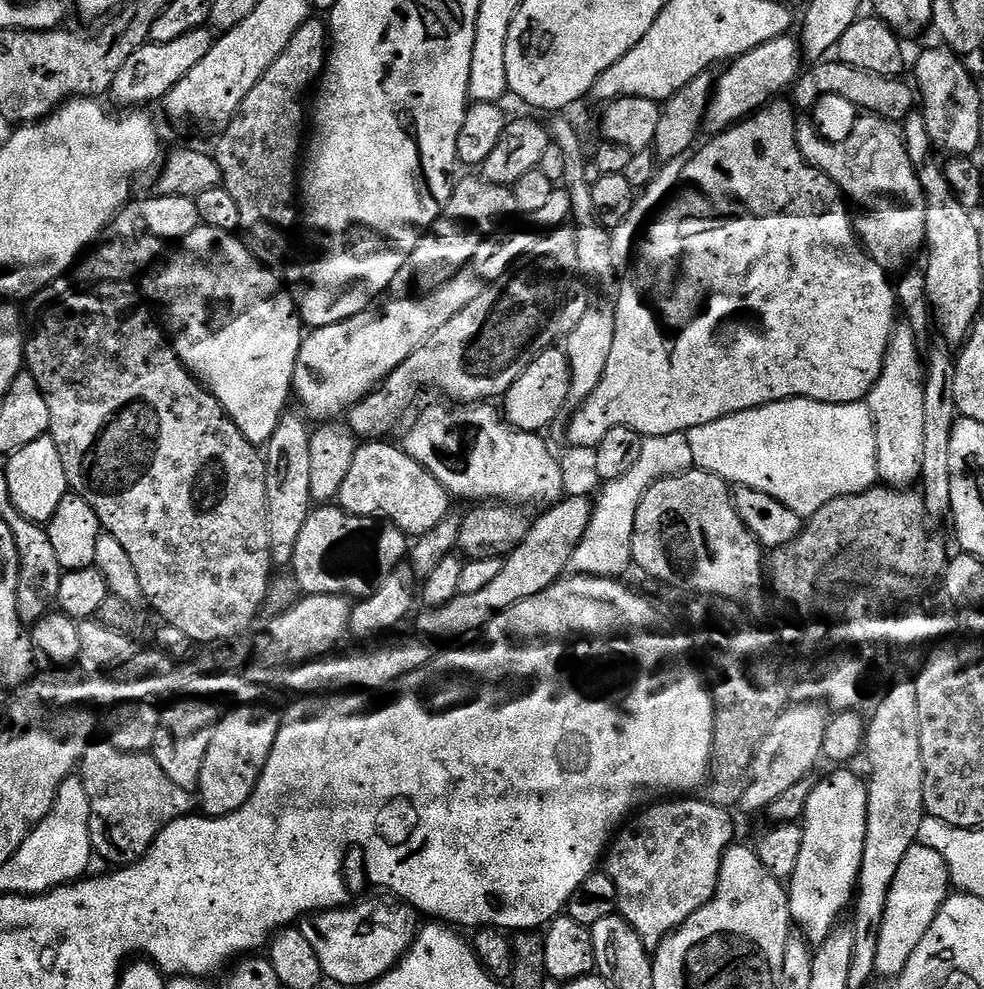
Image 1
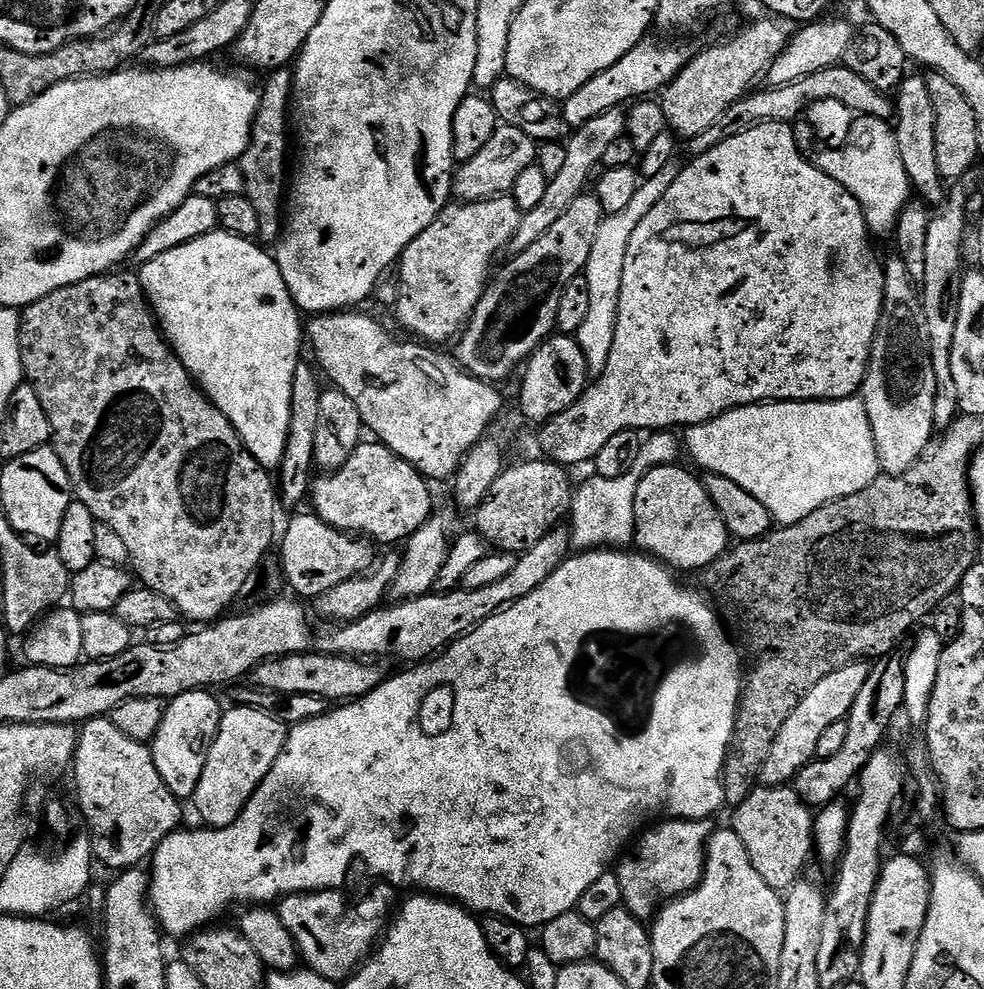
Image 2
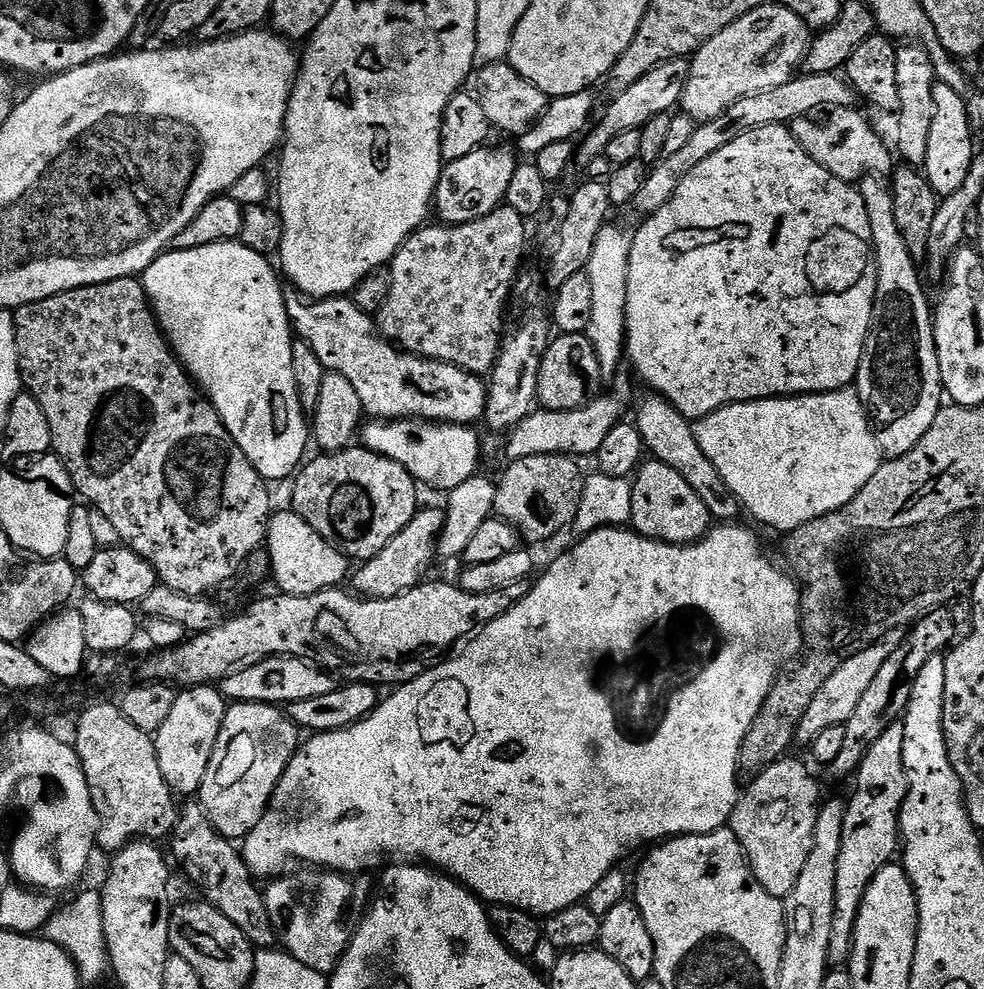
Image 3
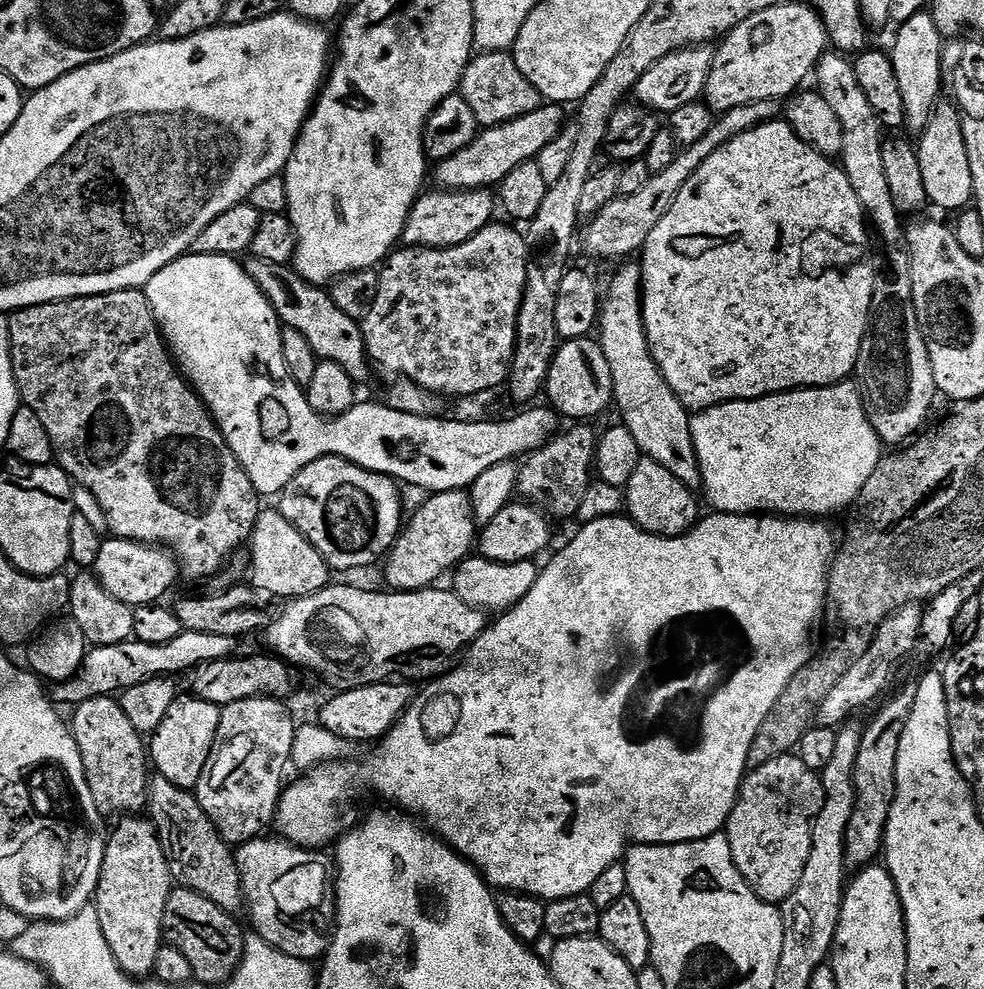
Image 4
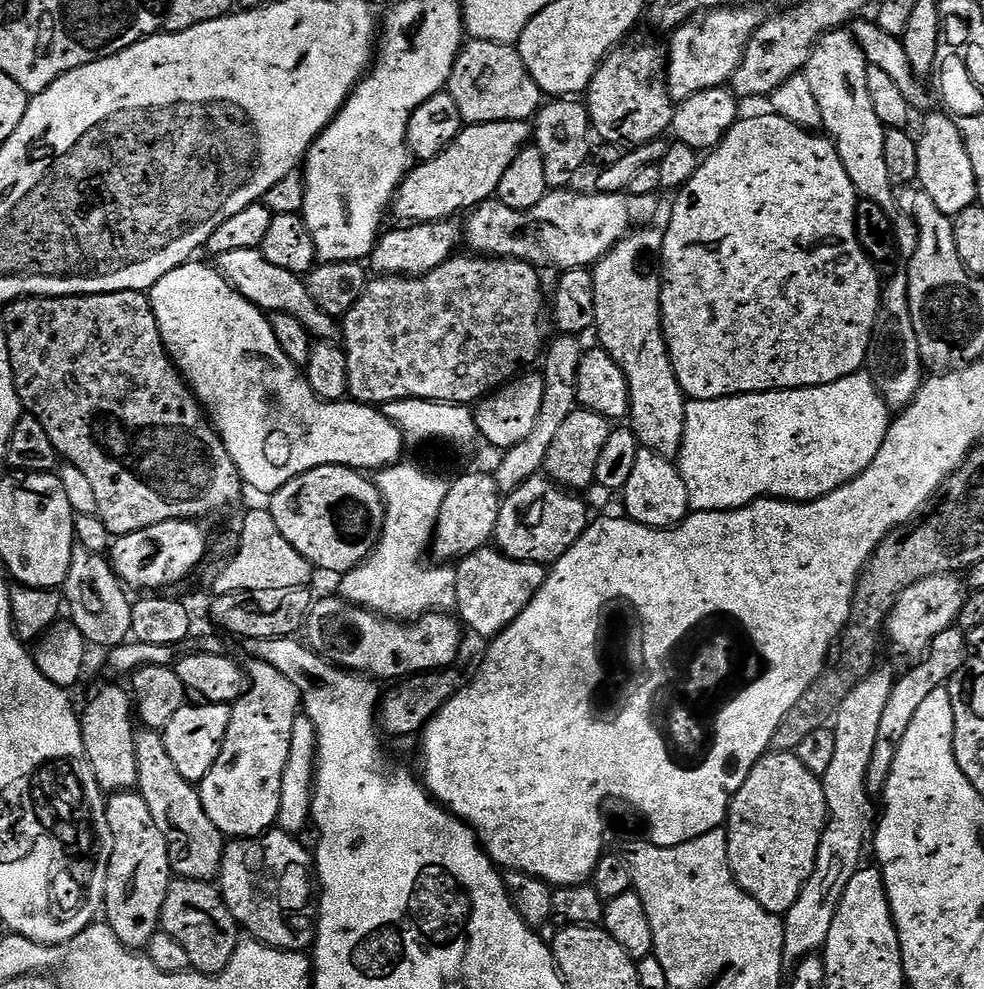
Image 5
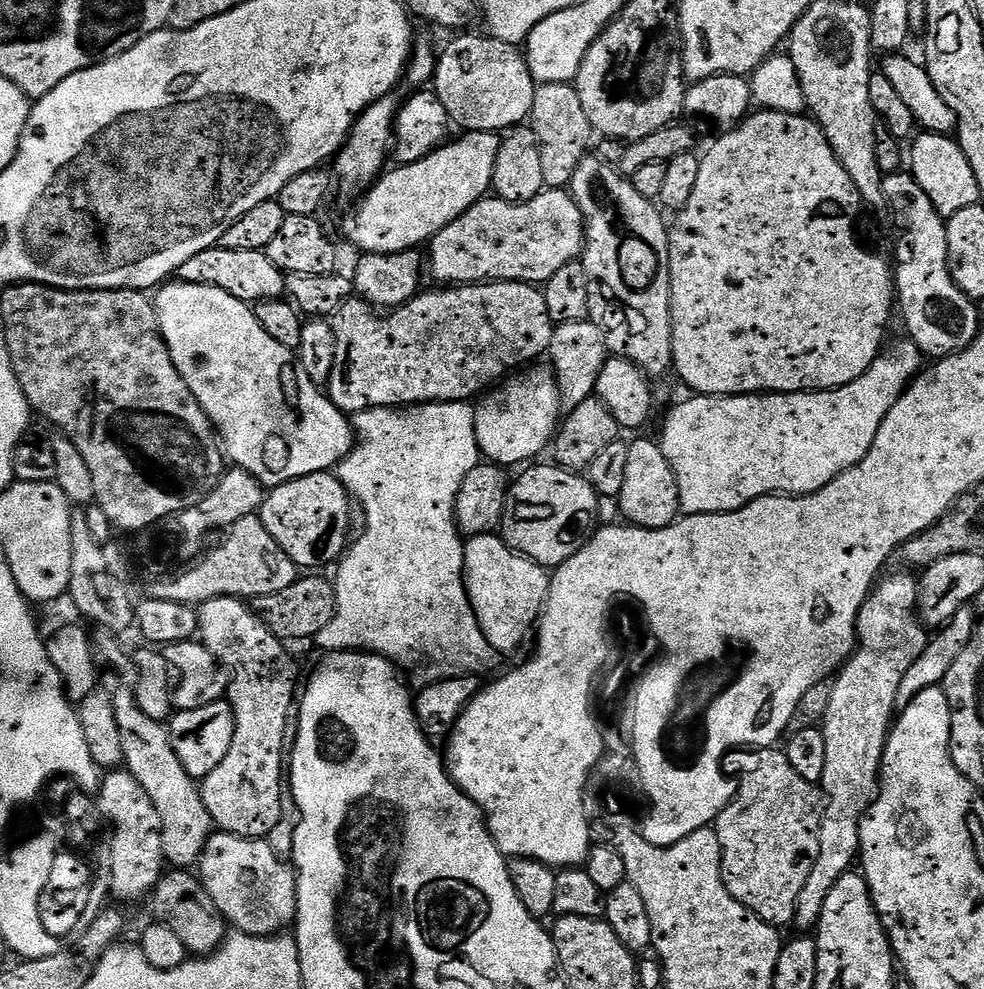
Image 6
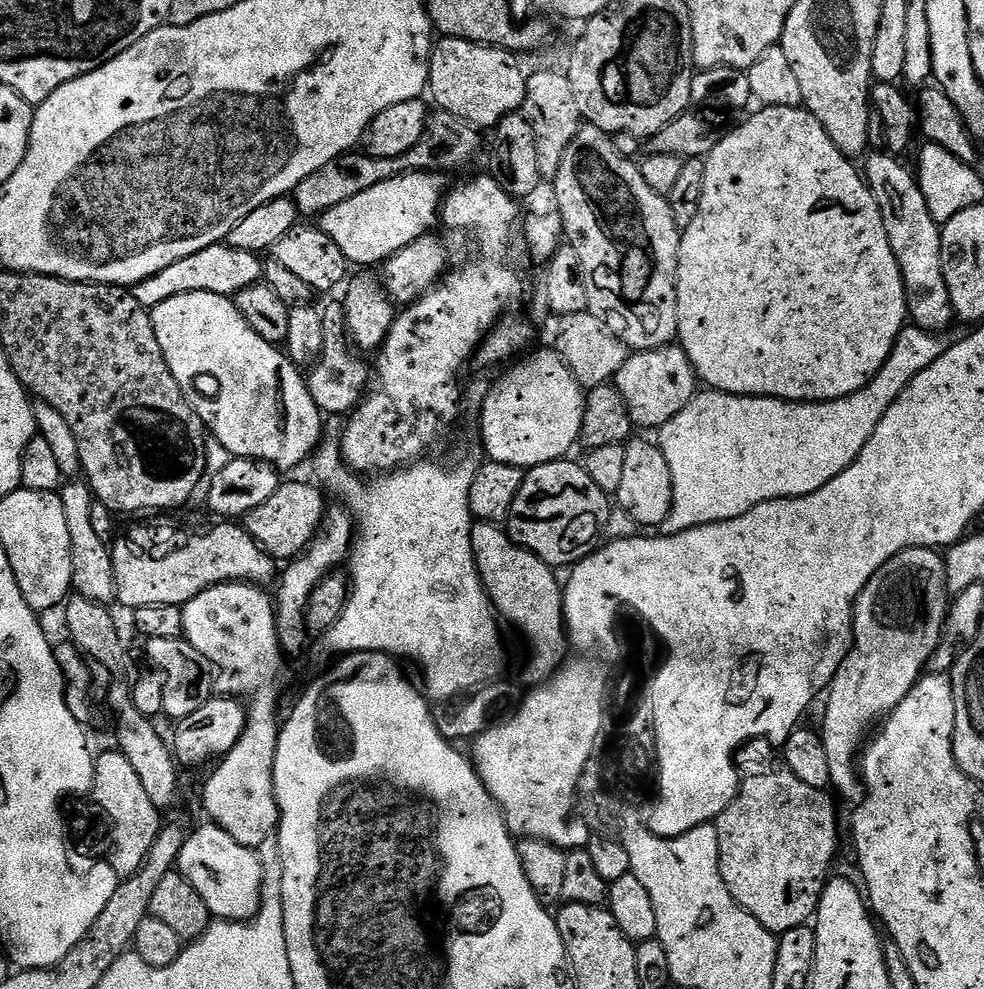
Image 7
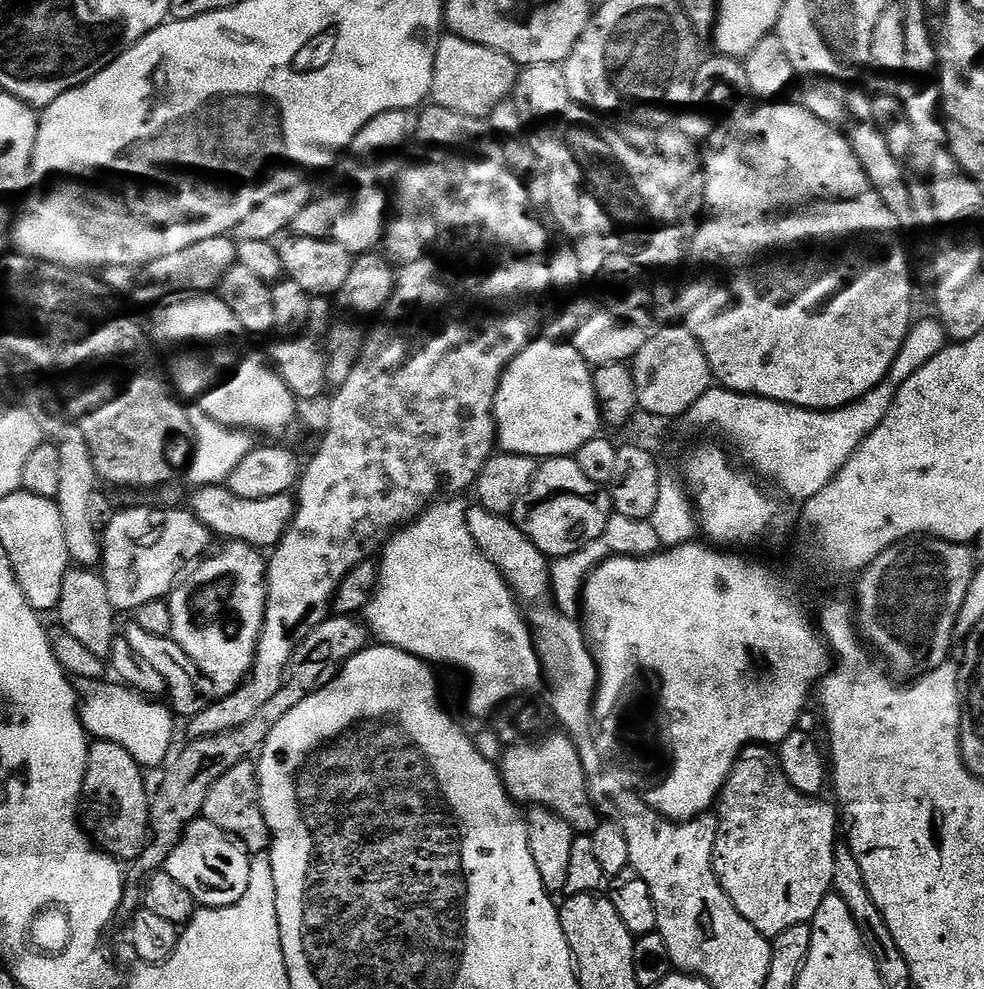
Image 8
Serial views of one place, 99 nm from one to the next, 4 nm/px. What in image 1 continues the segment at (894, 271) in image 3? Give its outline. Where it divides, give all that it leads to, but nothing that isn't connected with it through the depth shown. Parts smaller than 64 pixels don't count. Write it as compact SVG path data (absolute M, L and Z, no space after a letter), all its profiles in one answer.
M906 322L897 323L888 343L882 374L878 374L878 382L874 382L866 397L876 435L876 474L879 483L889 488L908 490L920 480L926 419L922 403L925 373L926 360L915 341L914 330Z

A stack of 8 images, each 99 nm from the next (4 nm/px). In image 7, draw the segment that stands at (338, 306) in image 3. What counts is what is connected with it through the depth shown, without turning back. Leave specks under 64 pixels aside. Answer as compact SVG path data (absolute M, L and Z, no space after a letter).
M221 242L206 250L198 250L198 254L190 254L190 258L174 262L174 266L166 266L166 270L158 270L158 274L138 282L131 291L142 307L151 310L166 302L166 298L187 292L209 292L235 298L242 290L261 283L263 275L264 266L257 253L234 250Z

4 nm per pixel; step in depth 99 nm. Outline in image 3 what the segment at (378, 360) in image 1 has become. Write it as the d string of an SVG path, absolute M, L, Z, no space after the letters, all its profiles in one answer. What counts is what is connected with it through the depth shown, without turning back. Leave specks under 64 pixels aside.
M687 59L665 60L654 70L650 70L650 74L638 78L638 82L634 82L634 86L615 93L611 97L612 105L605 110L600 124L599 120L593 123L587 134L579 141L578 151L574 156L575 163L584 164L584 166L592 165L594 158L602 156L606 146L610 146L610 141L618 138L618 134L637 131L643 128L646 122L650 122L650 118L658 118L671 113L679 105L682 94L686 90L688 66Z

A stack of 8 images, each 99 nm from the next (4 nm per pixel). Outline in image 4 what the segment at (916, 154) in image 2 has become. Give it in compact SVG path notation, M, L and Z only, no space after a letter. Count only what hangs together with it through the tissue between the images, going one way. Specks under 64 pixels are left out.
M925 10L906 18L895 29L890 55L894 62L894 75L898 77L898 90L902 94L904 107L904 128L919 134L926 130L937 104L941 103L940 87L945 87L944 45L946 38L938 30L931 11Z

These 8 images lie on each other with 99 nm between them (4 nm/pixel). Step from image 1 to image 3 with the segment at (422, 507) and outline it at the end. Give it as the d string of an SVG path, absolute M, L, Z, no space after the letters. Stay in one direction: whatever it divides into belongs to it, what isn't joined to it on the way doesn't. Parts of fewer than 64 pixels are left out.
M363 446L317 457L317 460L309 459L291 481L291 511L297 512L349 561L374 558L374 554L378 554L394 534L402 534L402 530L410 526L410 518L416 516L422 504L416 493L418 482L398 462Z

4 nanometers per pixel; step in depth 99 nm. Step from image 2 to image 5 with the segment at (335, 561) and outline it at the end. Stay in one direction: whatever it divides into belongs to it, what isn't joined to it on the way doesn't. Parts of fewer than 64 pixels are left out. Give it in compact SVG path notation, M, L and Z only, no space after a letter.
M267 507L256 508L244 516L244 526L239 529L241 534L241 546L238 554L227 561L224 569L216 576L213 582L213 593L216 596L230 594L231 592L253 592L254 590L290 590L290 586L299 588L311 585L314 569L312 563L278 530L271 511Z

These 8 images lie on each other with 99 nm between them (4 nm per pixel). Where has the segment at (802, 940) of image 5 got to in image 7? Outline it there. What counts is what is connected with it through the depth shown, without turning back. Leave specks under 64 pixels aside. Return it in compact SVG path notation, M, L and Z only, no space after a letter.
M935 548L902 550L893 560L886 562L886 566L882 566L882 570L878 570L878 574L874 574L874 578L870 578L862 590L856 600L856 609L852 612L852 649L848 651L842 666L838 666L838 674L834 674L826 692L828 705L824 708L822 735L826 758L830 758L833 789L841 788L848 792L855 784L857 787L858 757L870 733L878 722L883 721L907 698L913 686L925 675L926 665L944 635L944 619L948 616L949 607L948 568L944 564L944 556Z

